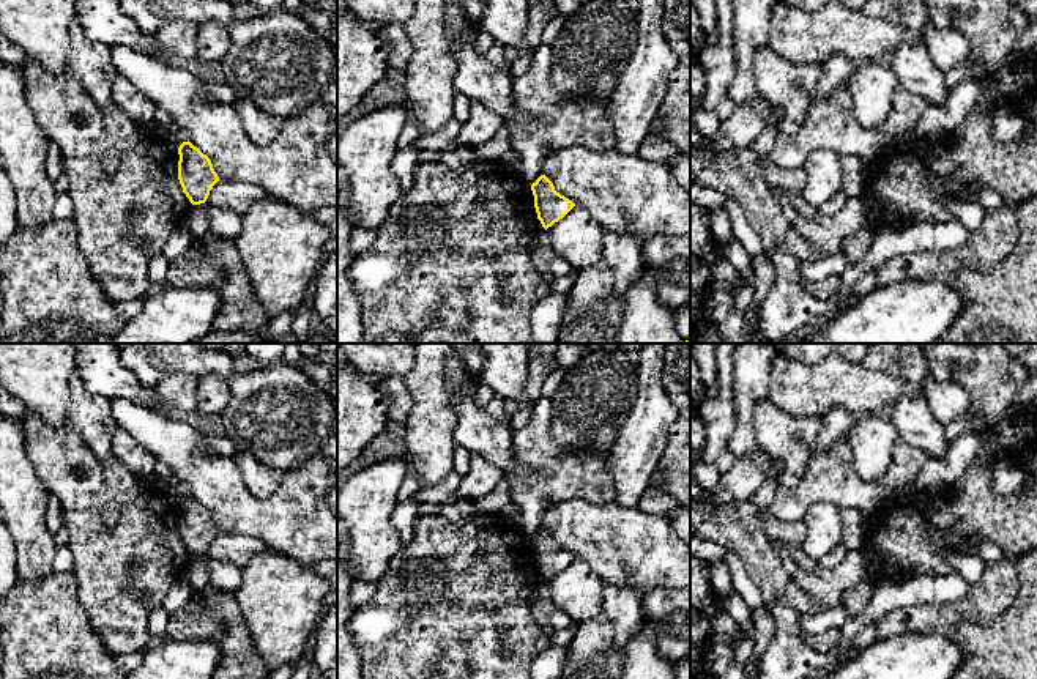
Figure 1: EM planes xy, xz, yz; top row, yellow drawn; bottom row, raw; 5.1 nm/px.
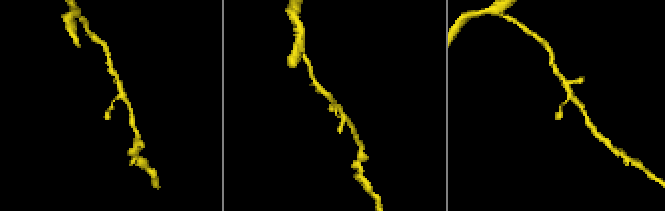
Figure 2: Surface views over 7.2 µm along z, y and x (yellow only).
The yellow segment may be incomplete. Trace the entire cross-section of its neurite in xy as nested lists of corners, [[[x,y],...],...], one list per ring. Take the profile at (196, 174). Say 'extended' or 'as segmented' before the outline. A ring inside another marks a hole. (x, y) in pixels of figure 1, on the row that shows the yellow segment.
as segmented; [[[183,142],[178,154],[178,180],[183,192],[192,205],[205,203],[210,191],[219,181],[210,158],[191,142]]]

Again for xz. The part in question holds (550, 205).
as segmented; [[[541,175],[531,184],[531,191],[537,219],[545,230],[563,219],[575,206],[572,200],[555,191],[553,183],[545,175]]]

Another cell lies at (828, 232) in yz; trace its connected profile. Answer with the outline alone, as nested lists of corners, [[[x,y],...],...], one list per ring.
[[[782,186],[774,187],[771,195],[779,206],[783,202],[790,202],[796,208],[797,219],[794,227],[797,233],[816,246],[826,257],[838,254],[843,241],[867,224],[867,211],[859,197],[849,197],[846,205],[834,214],[823,214],[802,195],[790,192]]]

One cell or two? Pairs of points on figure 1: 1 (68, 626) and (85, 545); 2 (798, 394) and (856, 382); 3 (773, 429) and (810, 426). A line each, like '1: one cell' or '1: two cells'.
1: two cells
2: one cell
3: one cell

